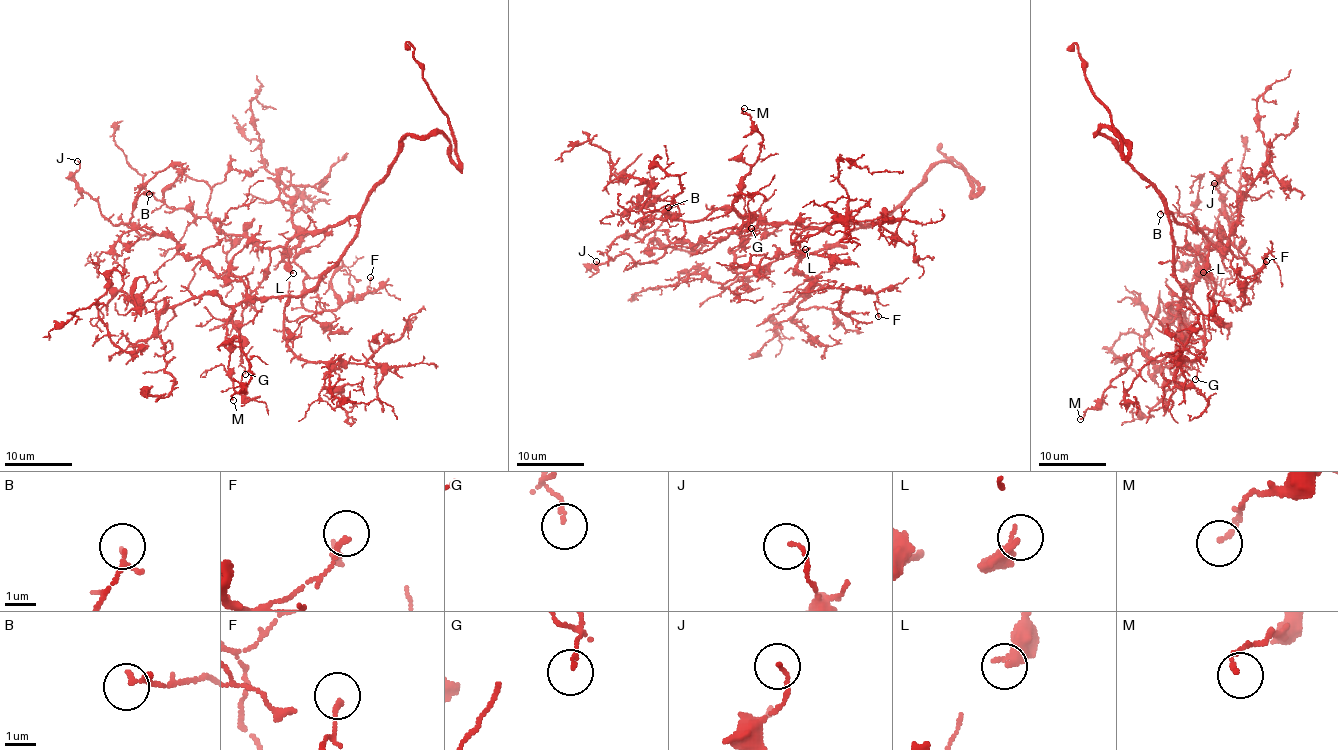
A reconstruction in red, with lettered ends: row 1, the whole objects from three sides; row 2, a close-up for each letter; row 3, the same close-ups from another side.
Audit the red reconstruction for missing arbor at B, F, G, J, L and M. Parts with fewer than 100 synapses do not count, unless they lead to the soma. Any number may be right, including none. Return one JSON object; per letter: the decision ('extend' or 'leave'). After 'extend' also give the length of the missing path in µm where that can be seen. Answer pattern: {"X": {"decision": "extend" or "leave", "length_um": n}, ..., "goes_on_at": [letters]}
{"B": {"decision": "leave"}, "F": {"decision": "leave"}, "G": {"decision": "leave"}, "J": {"decision": "leave"}, "L": {"decision": "leave"}, "M": {"decision": "leave"}, "goes_on_at": []}

